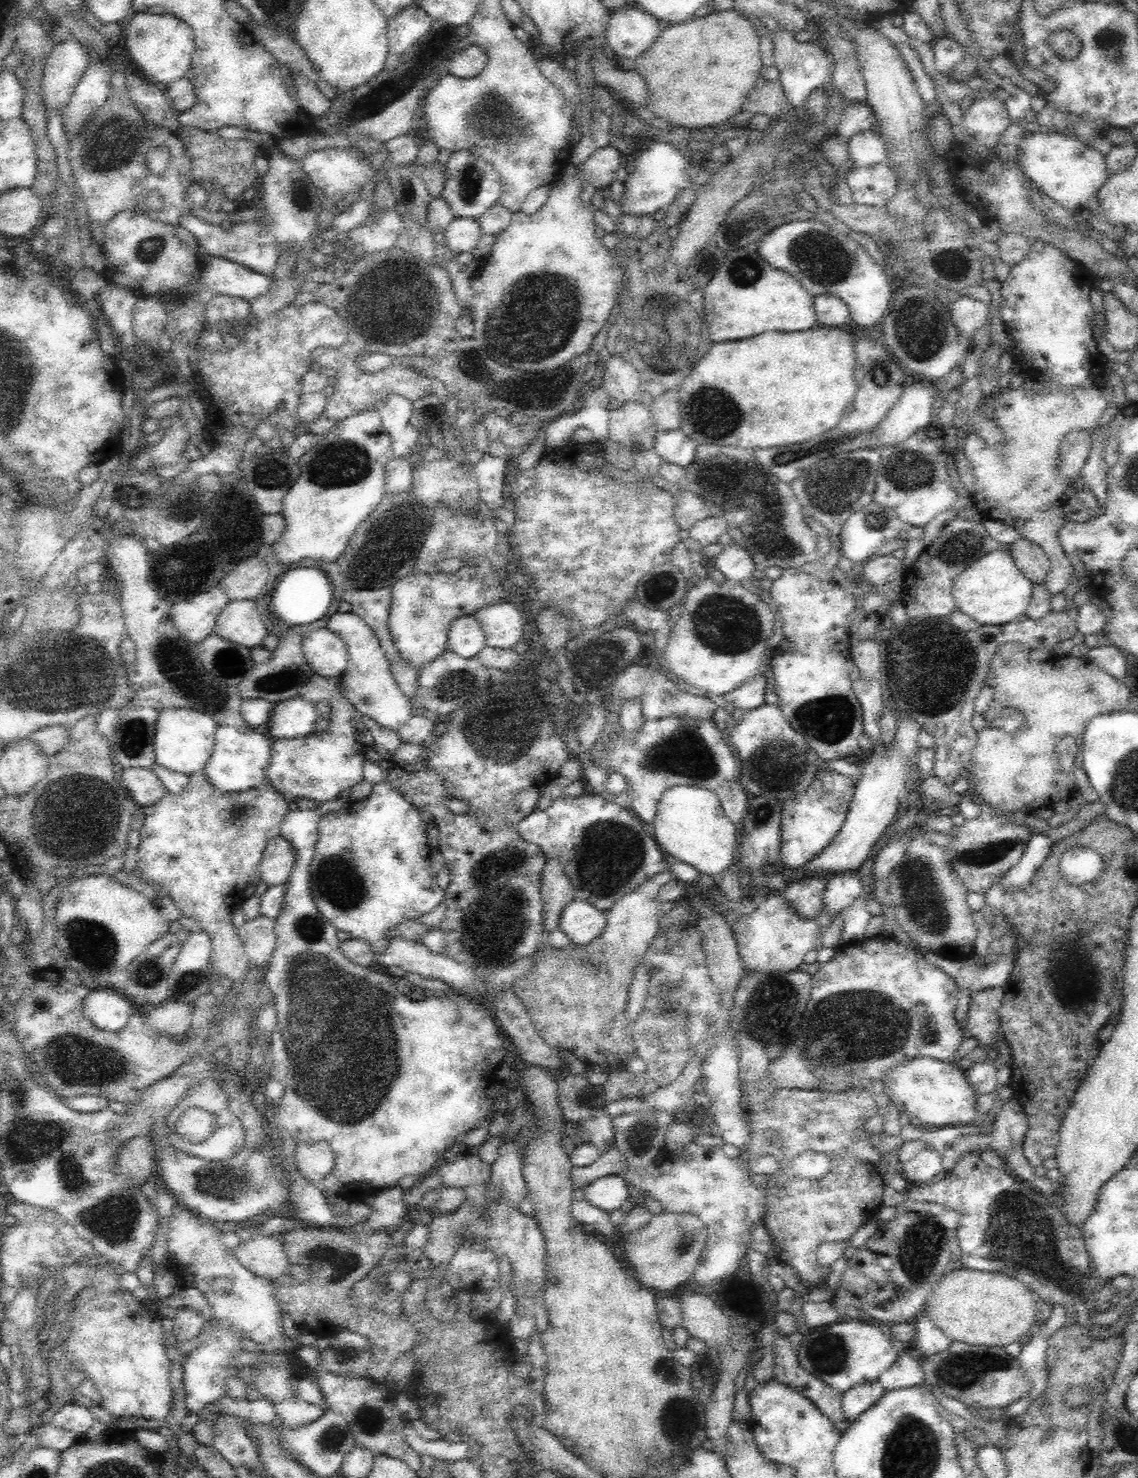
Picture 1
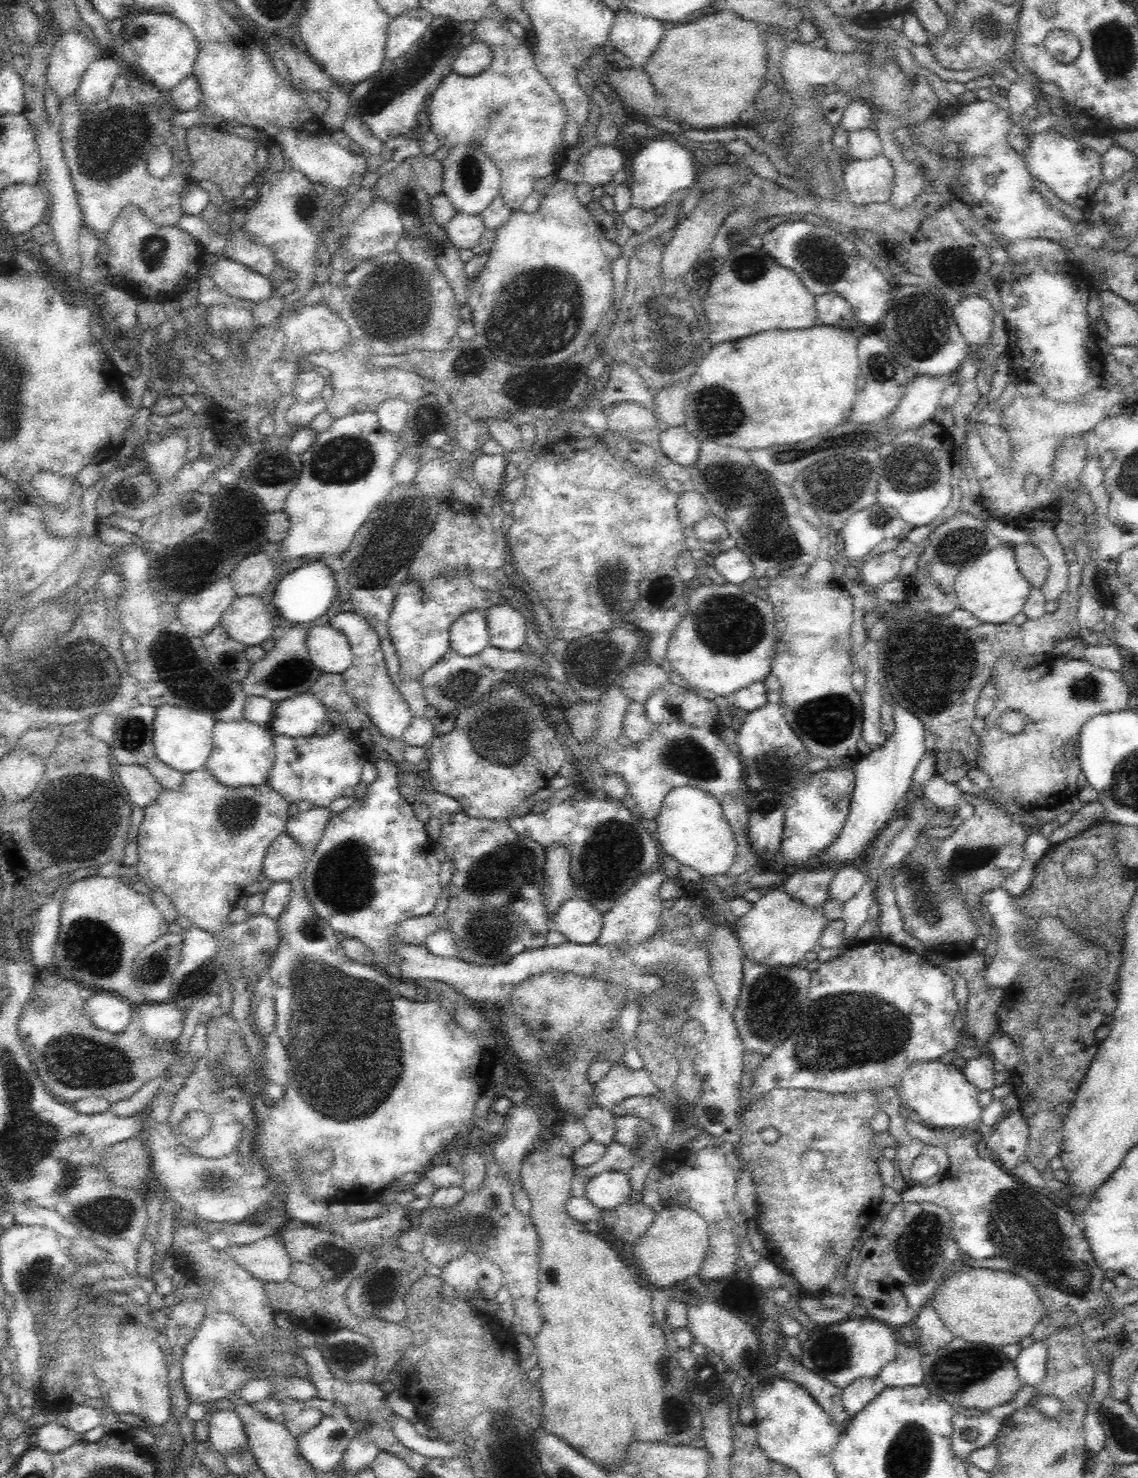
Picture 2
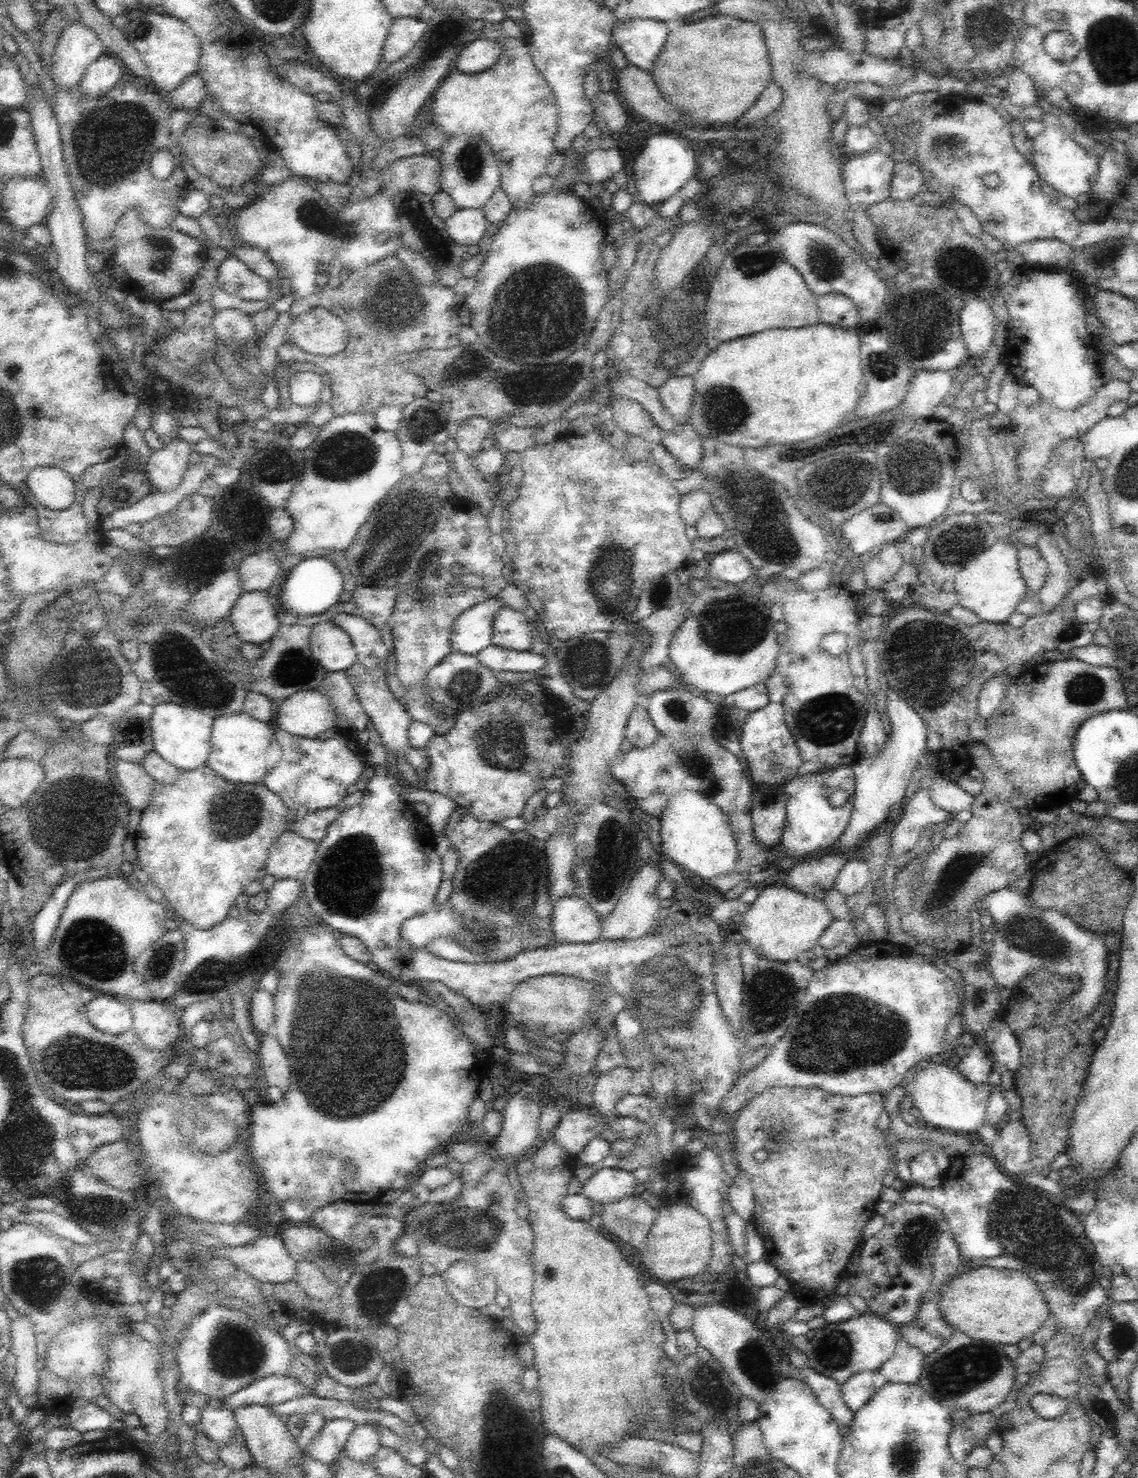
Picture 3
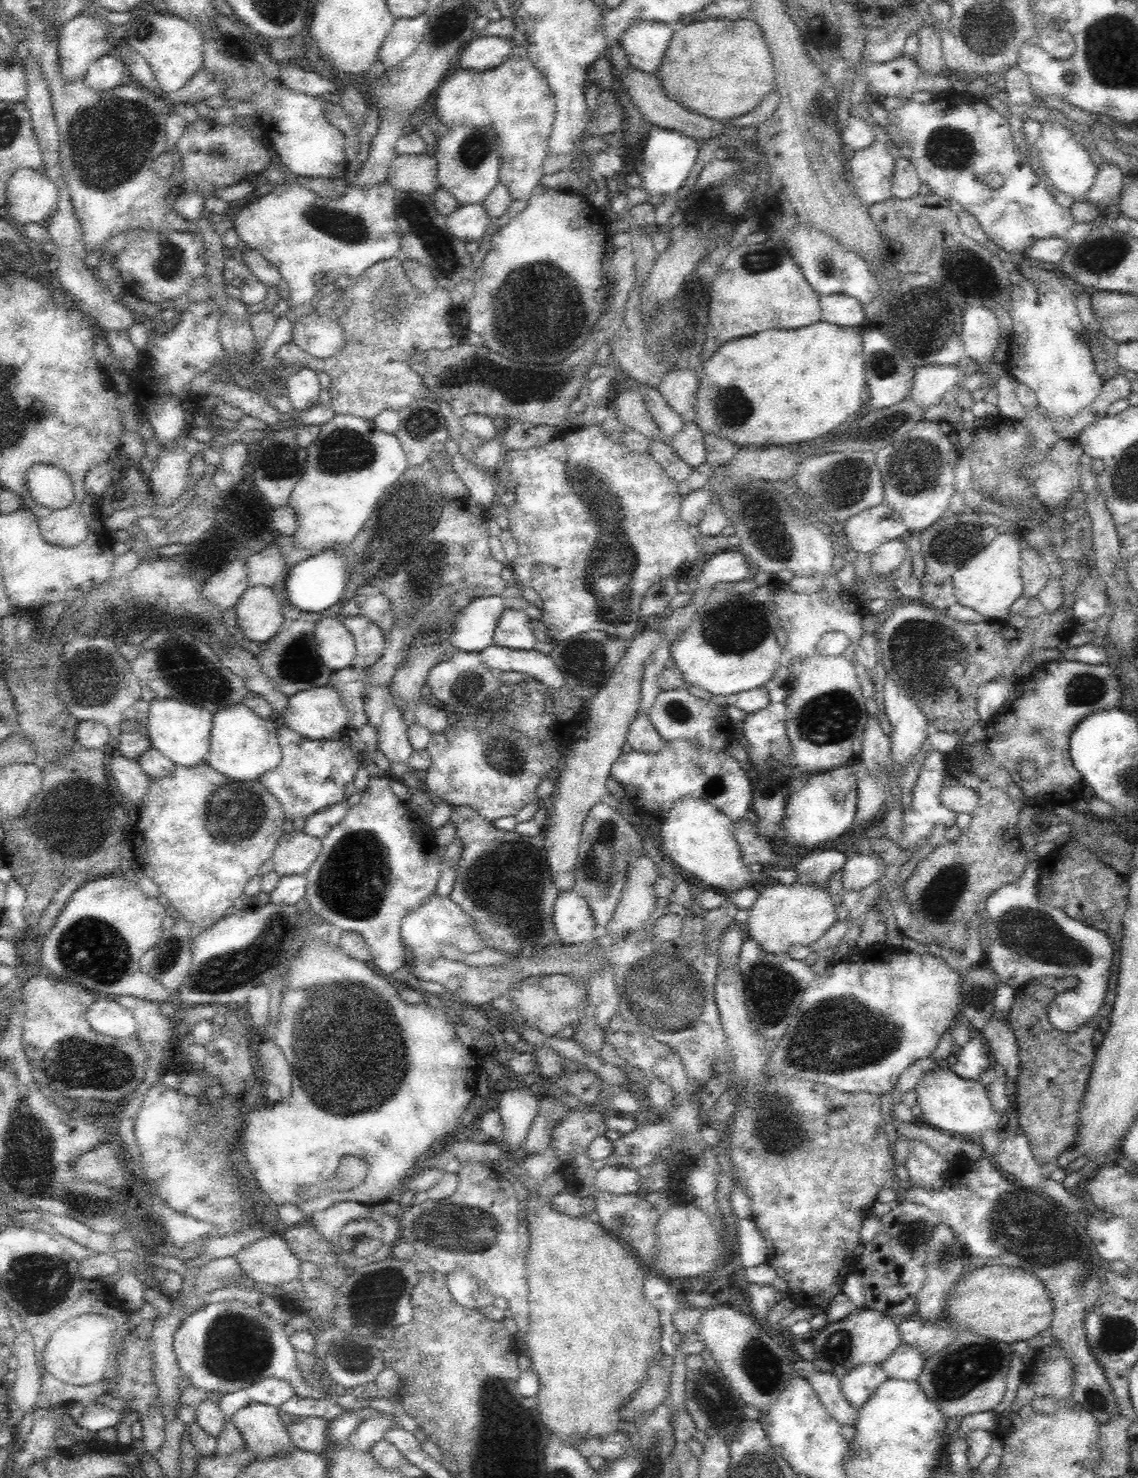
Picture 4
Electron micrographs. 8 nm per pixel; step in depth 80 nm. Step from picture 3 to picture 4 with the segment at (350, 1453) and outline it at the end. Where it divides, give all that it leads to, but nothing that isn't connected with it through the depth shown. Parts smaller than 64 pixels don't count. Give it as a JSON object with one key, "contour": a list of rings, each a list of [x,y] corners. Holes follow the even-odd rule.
{"contour":[[[382,1413],[382,1416],[370,1416],[367,1420],[358,1424],[354,1432],[350,1434],[350,1449],[354,1447],[356,1451],[369,1451],[373,1446],[383,1439],[384,1432],[390,1431],[397,1420],[390,1414]]]}

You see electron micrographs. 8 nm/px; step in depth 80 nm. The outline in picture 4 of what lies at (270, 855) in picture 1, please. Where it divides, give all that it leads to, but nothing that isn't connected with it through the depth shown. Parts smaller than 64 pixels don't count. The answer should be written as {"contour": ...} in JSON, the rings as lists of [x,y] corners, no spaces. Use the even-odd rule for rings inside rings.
{"contour":[[[293,829],[291,832],[284,832],[270,858],[272,871],[280,877],[292,874],[305,876],[311,864],[316,861],[321,846],[321,839],[304,831]]]}

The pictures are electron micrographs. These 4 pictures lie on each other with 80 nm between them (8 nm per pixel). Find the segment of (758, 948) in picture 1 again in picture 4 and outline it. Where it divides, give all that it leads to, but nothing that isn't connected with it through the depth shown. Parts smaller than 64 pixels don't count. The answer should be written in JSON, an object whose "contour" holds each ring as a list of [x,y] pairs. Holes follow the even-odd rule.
{"contour":[[[798,881],[790,886],[767,886],[748,910],[742,930],[746,938],[754,940],[766,953],[788,955],[788,948],[794,946],[811,948],[840,918],[834,897],[831,888],[815,888]]]}

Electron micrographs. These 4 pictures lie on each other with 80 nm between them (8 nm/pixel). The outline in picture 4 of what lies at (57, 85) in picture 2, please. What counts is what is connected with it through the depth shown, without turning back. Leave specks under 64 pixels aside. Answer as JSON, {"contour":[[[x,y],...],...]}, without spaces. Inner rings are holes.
{"contour":[[[82,13],[65,22],[58,34],[60,69],[70,81],[83,79],[93,62],[114,53],[104,25]]]}

